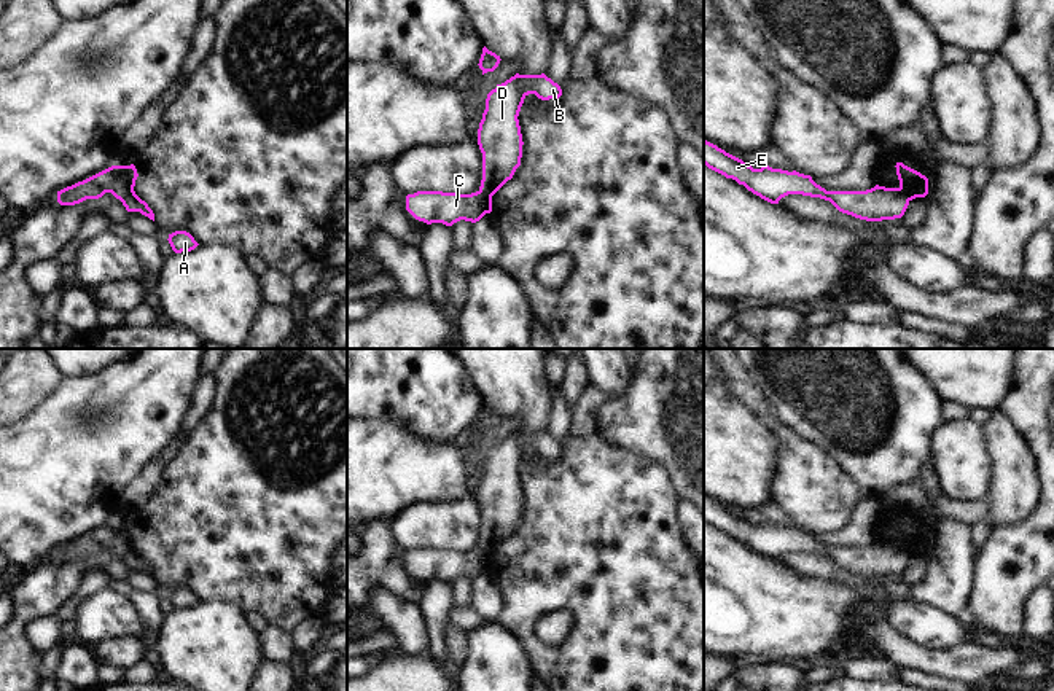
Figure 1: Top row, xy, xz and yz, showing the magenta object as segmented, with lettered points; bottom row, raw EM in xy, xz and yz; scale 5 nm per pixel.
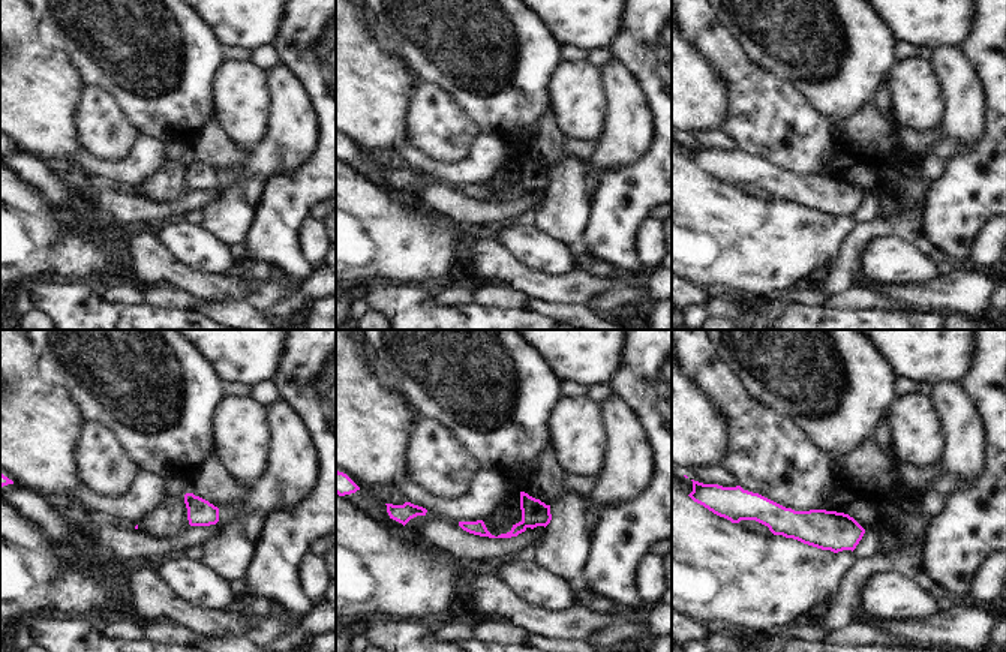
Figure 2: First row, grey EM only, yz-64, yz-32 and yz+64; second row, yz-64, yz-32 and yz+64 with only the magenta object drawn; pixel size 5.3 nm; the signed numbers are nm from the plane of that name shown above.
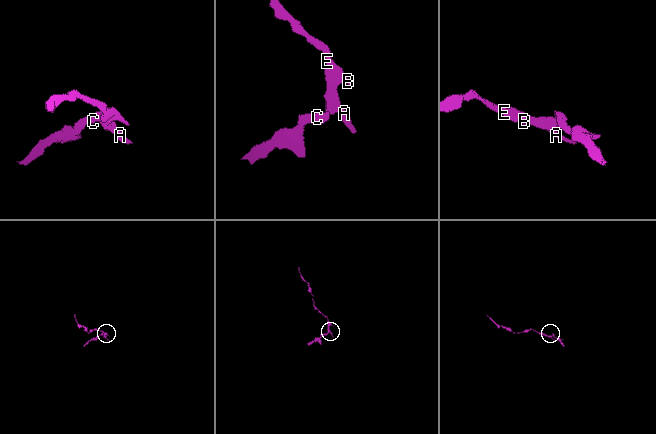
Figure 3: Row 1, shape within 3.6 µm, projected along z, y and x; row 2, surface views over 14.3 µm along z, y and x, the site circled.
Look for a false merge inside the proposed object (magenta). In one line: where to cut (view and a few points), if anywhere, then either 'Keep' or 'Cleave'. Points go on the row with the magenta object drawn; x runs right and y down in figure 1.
Split along xy (134, 193), (121, 201). Cleave.

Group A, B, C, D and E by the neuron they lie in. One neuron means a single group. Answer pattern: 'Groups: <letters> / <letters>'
Groups: A B D E / C.

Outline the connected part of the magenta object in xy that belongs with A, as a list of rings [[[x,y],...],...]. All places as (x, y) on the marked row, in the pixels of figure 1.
[[[175,231],[169,234],[167,240],[175,253],[191,252],[199,245],[186,231]]]

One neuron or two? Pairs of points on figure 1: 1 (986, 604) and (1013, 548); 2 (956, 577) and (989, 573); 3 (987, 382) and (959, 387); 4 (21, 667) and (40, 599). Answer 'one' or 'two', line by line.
1: one
2: two
3: one
4: one

